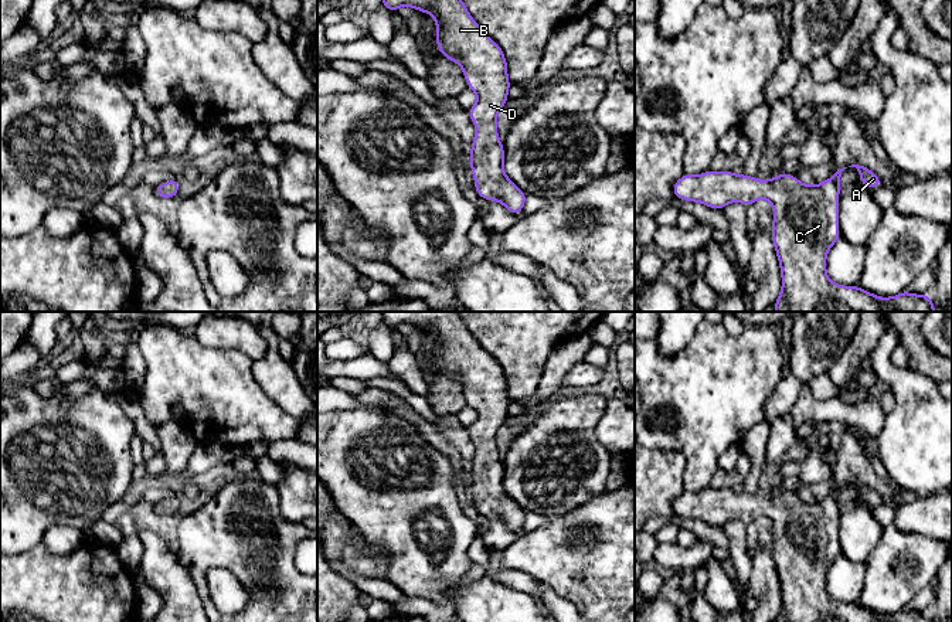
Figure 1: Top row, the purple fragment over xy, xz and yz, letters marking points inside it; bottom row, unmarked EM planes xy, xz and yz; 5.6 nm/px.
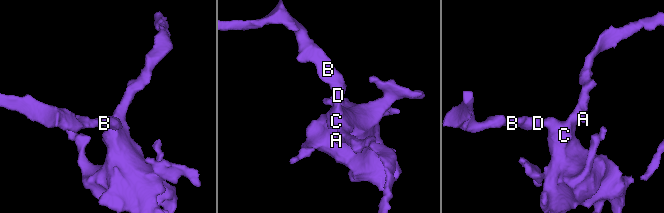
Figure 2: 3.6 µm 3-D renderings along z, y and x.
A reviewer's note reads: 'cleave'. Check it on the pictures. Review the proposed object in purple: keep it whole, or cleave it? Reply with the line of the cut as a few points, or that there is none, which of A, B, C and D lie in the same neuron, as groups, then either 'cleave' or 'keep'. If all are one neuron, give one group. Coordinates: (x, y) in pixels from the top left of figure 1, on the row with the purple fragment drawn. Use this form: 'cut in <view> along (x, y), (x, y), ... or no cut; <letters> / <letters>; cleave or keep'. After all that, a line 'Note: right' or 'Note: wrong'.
no cut; A B C D; keep
Note: wrong

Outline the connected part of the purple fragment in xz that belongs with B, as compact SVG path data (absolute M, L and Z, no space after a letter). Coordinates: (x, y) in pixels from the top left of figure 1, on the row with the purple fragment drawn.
M382 0L382 6L391 13L407 6L435 18L438 50L462 67L468 88L477 94L477 102L468 109L476 125L469 153L475 190L480 198L499 201L520 215L527 194L504 174L504 149L496 128L511 85L503 50L472 18L462 0Z

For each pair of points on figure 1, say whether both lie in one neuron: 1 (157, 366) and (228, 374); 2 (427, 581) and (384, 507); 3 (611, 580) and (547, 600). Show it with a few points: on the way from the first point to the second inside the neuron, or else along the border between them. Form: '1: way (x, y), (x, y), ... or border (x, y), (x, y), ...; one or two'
1: way (174, 366), (183, 373), (211, 373); one
2: way (427, 563), (403, 526); one
3: border (539, 580), (546, 583), (558, 595), (582, 607); two

